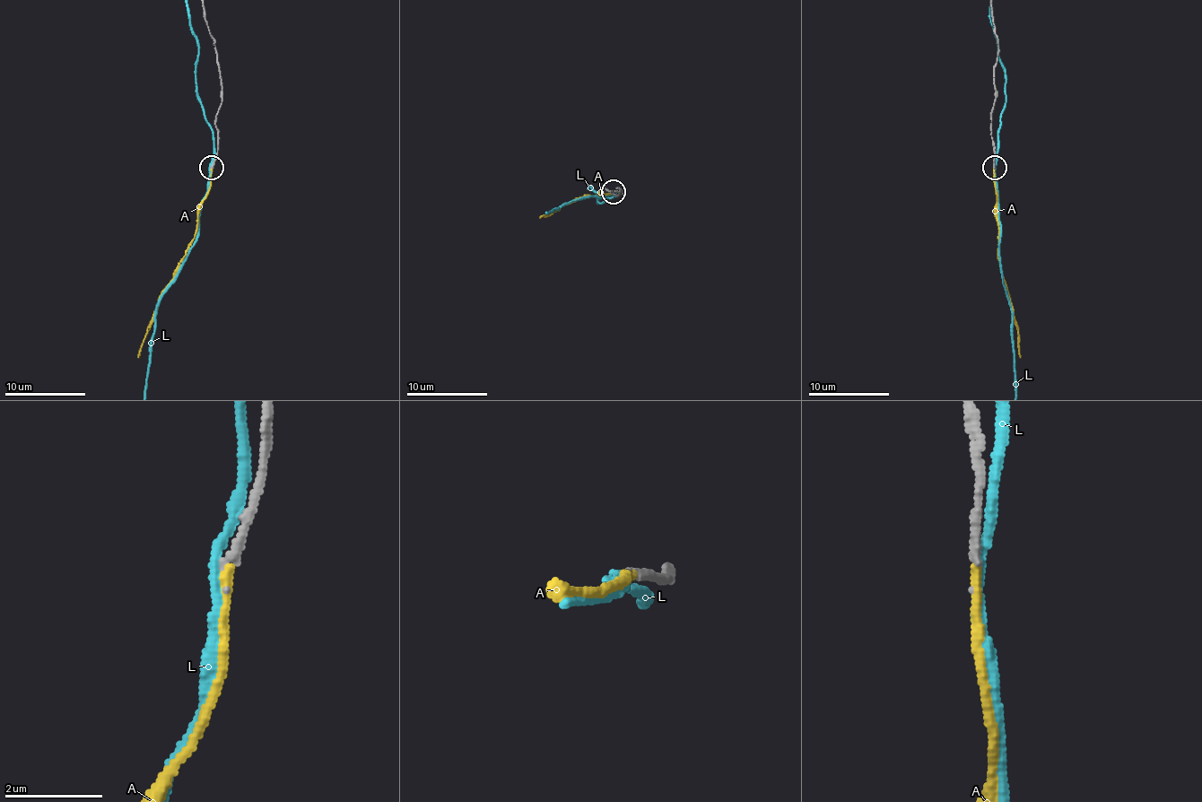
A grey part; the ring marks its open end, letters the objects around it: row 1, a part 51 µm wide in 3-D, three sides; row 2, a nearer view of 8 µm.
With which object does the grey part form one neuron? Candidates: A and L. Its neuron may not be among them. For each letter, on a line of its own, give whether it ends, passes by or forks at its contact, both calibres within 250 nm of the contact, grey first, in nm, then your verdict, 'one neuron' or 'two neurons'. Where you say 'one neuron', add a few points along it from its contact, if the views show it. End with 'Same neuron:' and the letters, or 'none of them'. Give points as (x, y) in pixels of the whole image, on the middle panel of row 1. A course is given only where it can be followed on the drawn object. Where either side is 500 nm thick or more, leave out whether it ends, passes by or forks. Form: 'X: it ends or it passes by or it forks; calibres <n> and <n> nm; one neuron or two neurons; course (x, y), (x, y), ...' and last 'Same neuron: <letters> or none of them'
A: it ends; calibres 150 and 170 nm; one neuron; course (614, 192), (575, 200), (539, 218)
L: it passes by; calibres 140 and 200 nm; two neurons
Same neuron: A

